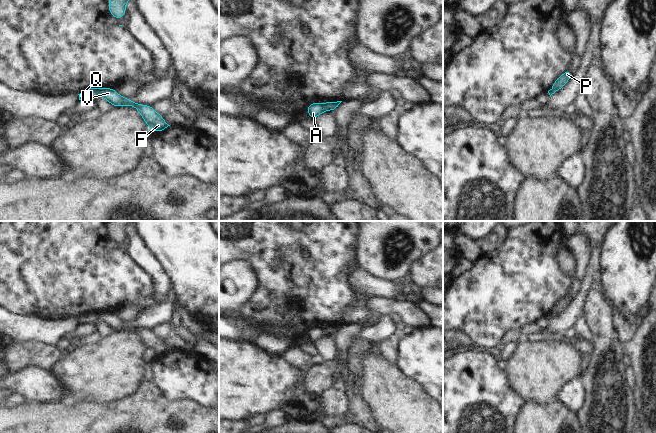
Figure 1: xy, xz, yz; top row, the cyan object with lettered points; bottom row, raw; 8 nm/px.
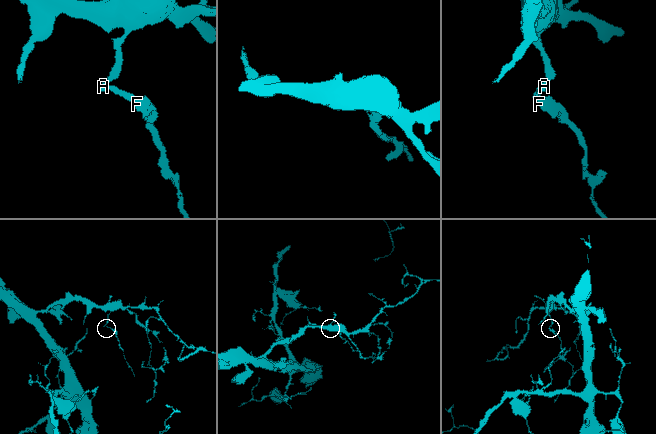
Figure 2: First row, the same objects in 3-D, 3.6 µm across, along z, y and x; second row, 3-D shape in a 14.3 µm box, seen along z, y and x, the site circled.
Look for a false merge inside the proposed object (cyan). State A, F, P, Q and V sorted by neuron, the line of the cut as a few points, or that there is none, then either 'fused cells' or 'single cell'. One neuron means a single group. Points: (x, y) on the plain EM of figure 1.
A P Q / F V | xz (322, 328), (325, 334) | fused cells

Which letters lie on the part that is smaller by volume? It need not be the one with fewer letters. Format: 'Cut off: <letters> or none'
Cut off: F, V

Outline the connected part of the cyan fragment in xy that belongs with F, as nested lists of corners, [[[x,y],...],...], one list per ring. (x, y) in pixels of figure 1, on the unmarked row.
[[[99,313],[98,318],[109,325],[114,331],[132,330],[136,332],[152,355],[161,356],[170,350],[164,345],[162,339],[159,339],[152,330],[138,328],[129,322],[121,321],[114,313]]]

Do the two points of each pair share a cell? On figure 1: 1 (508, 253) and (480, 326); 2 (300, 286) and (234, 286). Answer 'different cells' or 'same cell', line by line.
1: same cell
2: different cells

